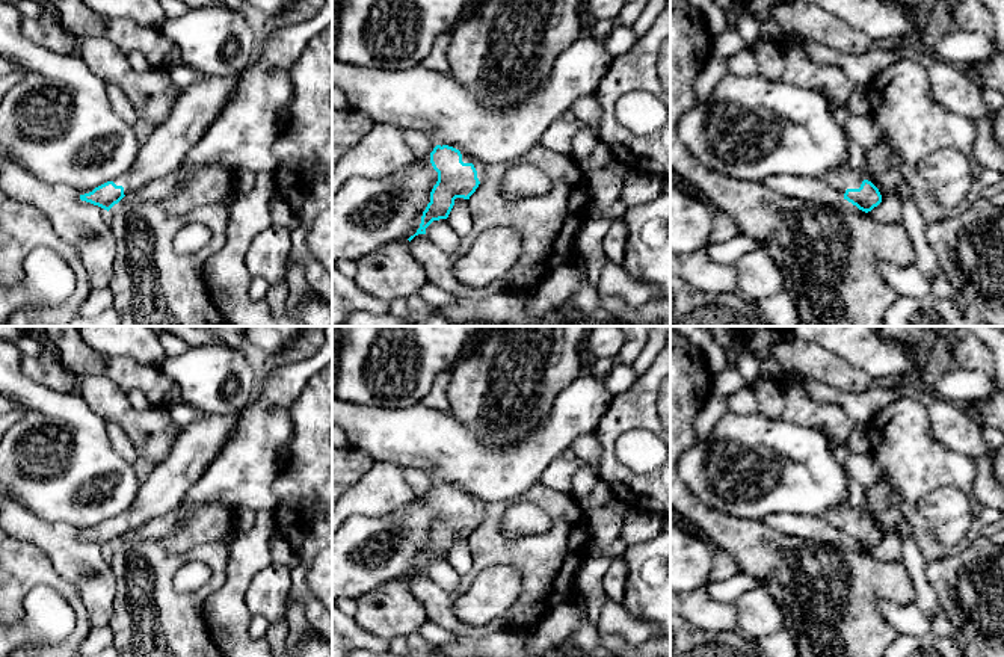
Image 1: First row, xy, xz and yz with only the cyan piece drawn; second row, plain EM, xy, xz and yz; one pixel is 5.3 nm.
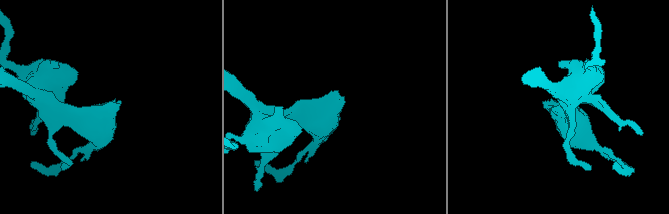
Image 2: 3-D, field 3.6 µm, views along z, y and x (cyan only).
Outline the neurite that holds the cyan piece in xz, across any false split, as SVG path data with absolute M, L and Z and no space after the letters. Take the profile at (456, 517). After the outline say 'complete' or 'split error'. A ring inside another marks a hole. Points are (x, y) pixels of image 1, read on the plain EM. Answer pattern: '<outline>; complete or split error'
M436 483L430 501L438 510L438 520L430 530L430 541L421 554L420 566L408 578L426 572L426 566L439 557L447 557L456 536L470 538L485 514L486 503L467 491L448 483Z; split error

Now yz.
M848 501L827 509L823 515L844 538L868 551L882 541L879 527Z; split error

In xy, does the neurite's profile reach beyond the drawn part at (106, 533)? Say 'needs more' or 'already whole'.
needs more

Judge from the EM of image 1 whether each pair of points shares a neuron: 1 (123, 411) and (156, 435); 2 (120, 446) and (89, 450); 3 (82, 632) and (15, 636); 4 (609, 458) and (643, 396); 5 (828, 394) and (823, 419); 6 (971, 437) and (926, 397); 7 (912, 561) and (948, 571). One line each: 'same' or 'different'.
1: same
2: different
3: different
4: same
5: different
6: same
7: different

